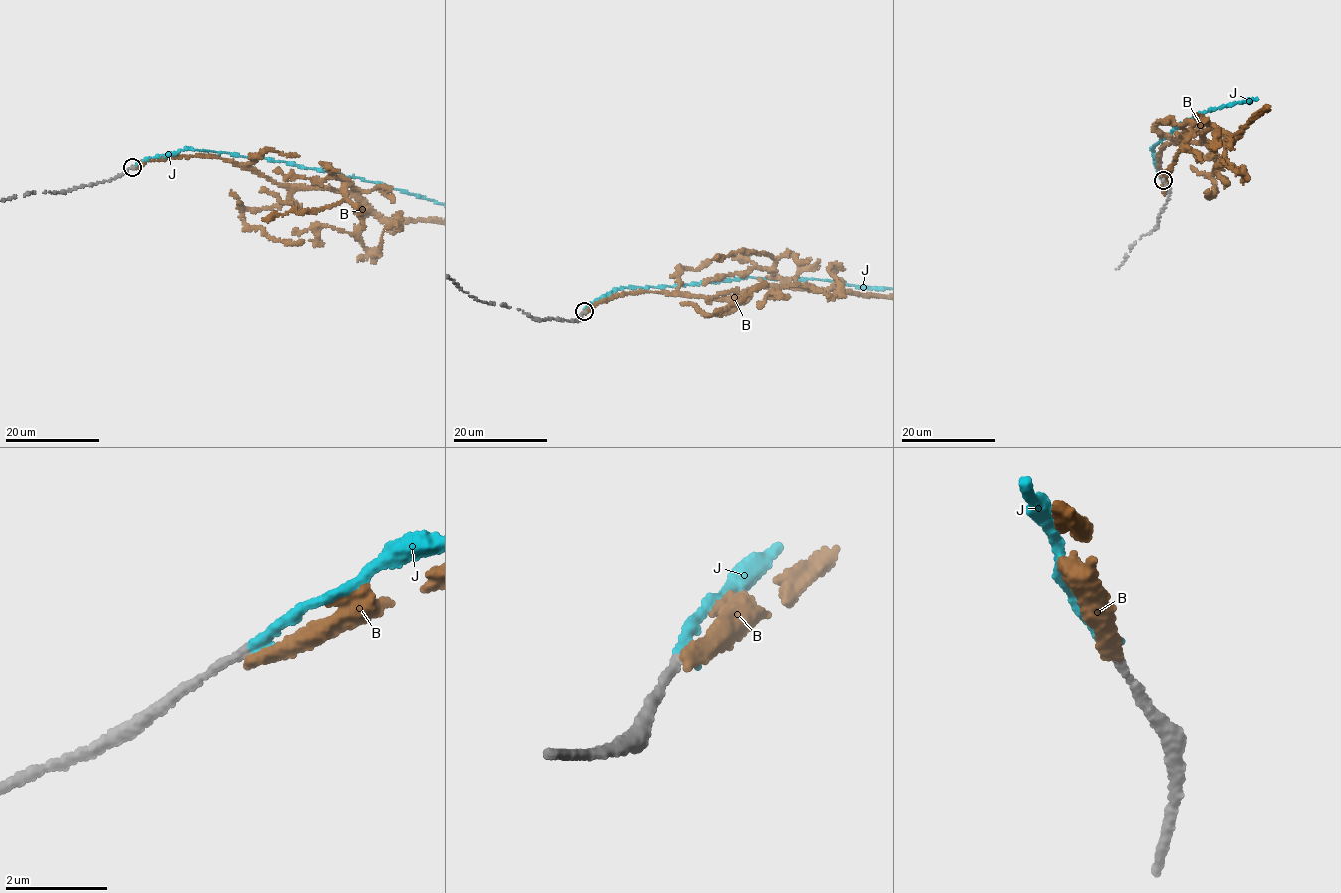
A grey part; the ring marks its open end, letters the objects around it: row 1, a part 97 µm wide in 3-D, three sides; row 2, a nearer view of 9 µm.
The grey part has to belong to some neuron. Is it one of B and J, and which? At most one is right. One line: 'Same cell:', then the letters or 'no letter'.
Same cell: J

